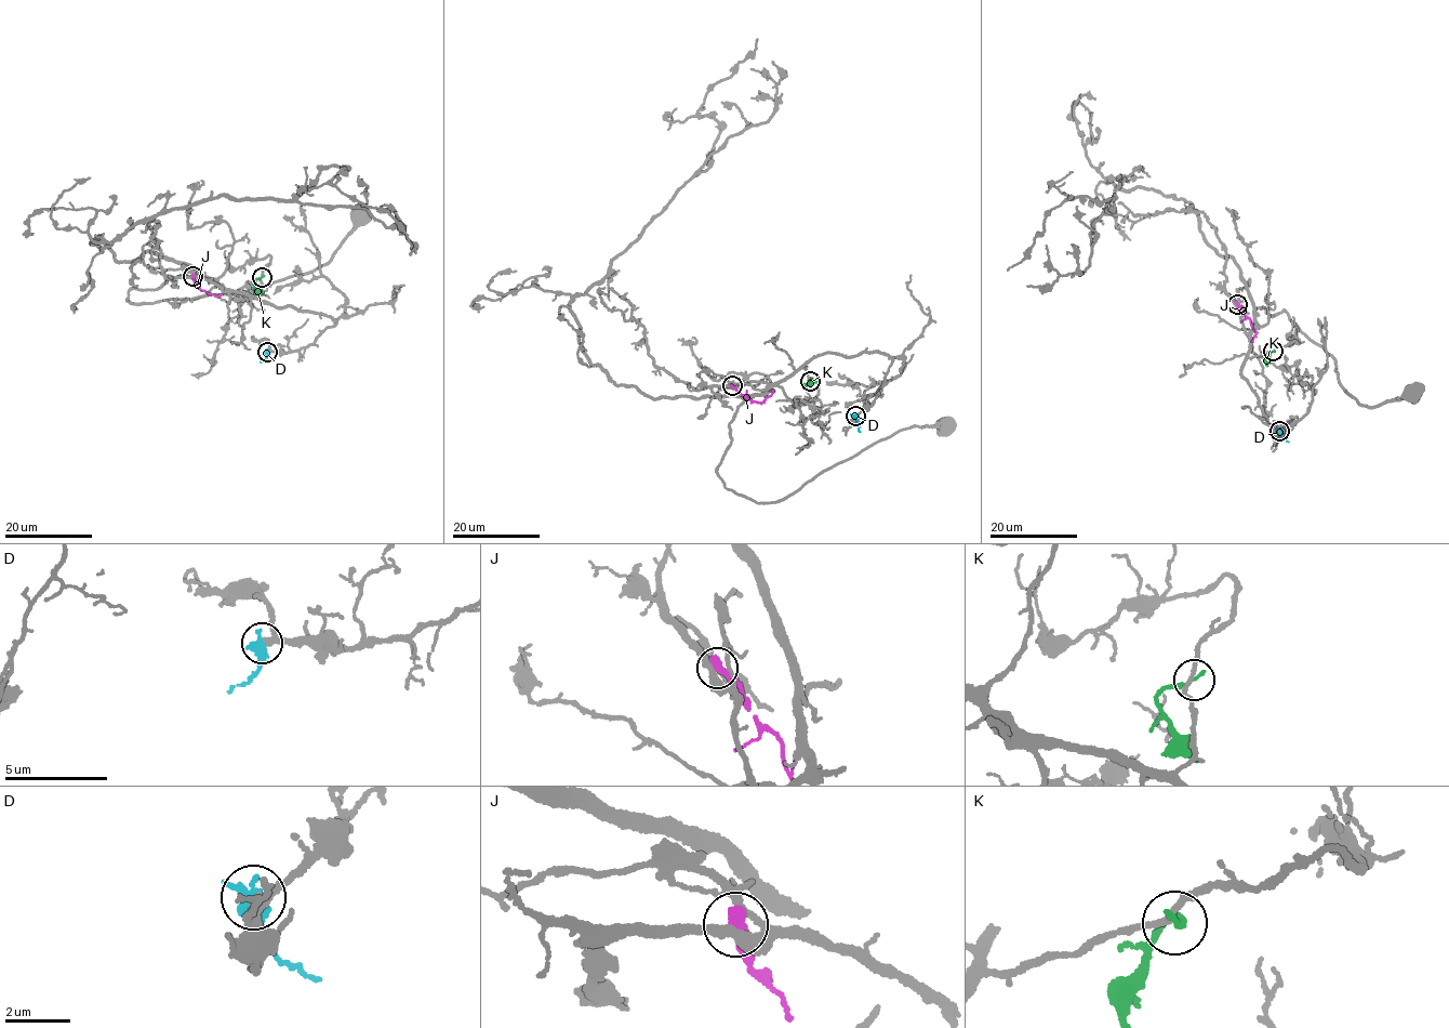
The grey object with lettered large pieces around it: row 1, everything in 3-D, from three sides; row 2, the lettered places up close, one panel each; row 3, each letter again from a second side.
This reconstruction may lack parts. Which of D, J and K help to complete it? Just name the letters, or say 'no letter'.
D

